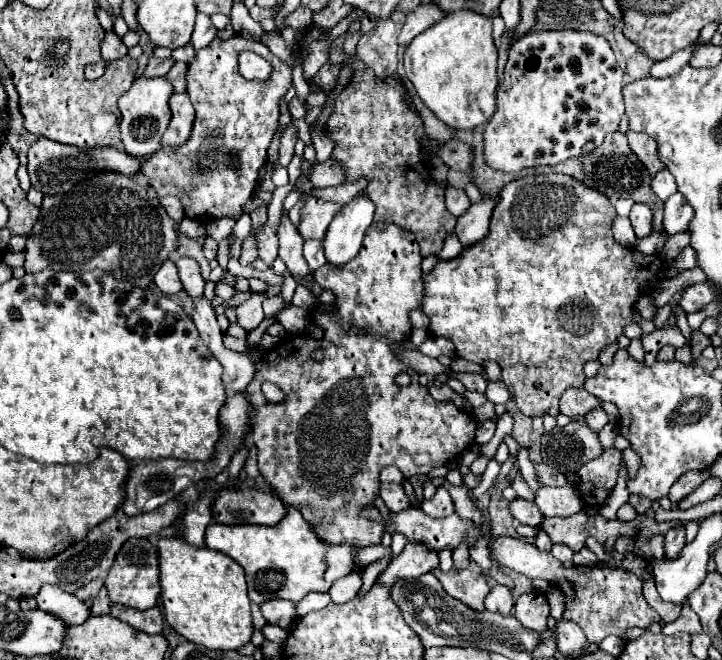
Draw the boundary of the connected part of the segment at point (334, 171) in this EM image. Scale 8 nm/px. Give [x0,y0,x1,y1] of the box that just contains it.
[310,159,344,187]

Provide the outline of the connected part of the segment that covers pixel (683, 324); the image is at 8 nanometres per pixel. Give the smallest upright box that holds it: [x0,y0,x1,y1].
[672,305,692,345]

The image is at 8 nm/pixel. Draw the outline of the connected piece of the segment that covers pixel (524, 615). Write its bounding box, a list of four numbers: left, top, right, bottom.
[514,593,548,633]

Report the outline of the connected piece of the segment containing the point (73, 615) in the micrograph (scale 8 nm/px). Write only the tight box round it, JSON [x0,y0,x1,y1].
[36,585,90,625]

